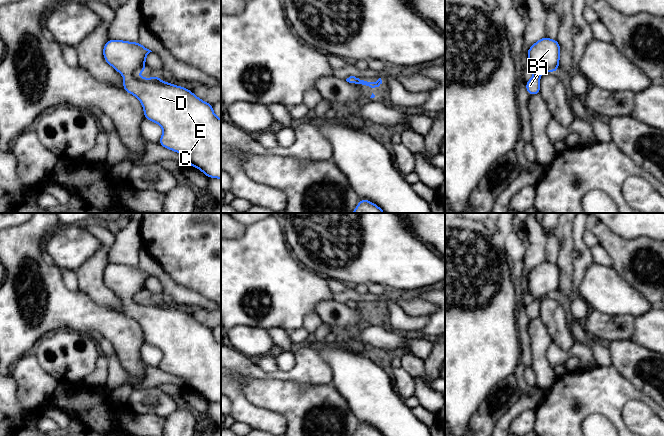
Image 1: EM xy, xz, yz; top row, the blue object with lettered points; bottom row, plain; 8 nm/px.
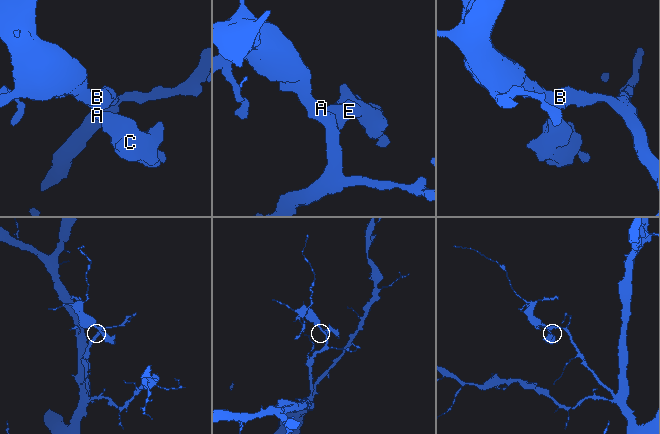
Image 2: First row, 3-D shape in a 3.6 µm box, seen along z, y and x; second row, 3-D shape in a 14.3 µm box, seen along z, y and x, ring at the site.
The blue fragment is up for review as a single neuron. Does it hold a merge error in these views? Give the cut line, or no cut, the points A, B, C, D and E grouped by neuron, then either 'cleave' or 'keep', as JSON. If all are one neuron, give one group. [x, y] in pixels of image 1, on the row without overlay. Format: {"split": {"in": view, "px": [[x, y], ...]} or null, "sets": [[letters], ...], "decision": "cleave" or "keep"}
{"split": null, "sets": [["A", "B", "C", "D", "E"]], "decision": "keep"}

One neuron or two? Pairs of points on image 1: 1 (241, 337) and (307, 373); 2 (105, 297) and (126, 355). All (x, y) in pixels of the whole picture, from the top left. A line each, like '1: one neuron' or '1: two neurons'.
1: two neurons
2: two neurons

